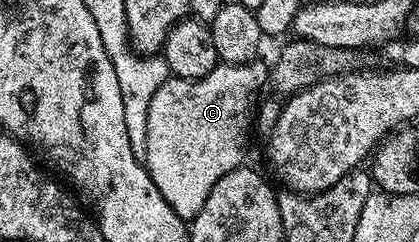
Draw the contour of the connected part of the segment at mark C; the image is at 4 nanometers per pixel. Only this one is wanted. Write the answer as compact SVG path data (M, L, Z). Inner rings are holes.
M256 58L253 60L250 60L248 64L225 64L225 63L218 63L215 65L215 68L210 72L209 74L205 74L205 78L201 78L200 80L176 80L174 78L168 78L166 82L162 84L162 86L157 90L157 94L153 94L153 98L149 102L149 110L147 111L147 133L145 134L145 146L147 147L147 155L145 157L145 167L147 170L147 173L150 174L150 176L153 178L153 182L157 186L157 190L161 192L161 198L169 204L171 207L172 213L174 215L178 216L180 221L183 222L190 222L195 219L195 215L201 210L201 206L205 206L205 198L209 198L209 194L213 190L213 186L217 186L217 182L221 178L225 178L225 174L229 174L233 171L234 168L240 167L244 163L243 160L243 135L247 132L247 115L251 112L251 107L255 104L255 95L258 94L259 91L262 90L263 84L264 88L265 85L268 83L269 80L269 68L268 65L265 63L262 64L262 59Z

